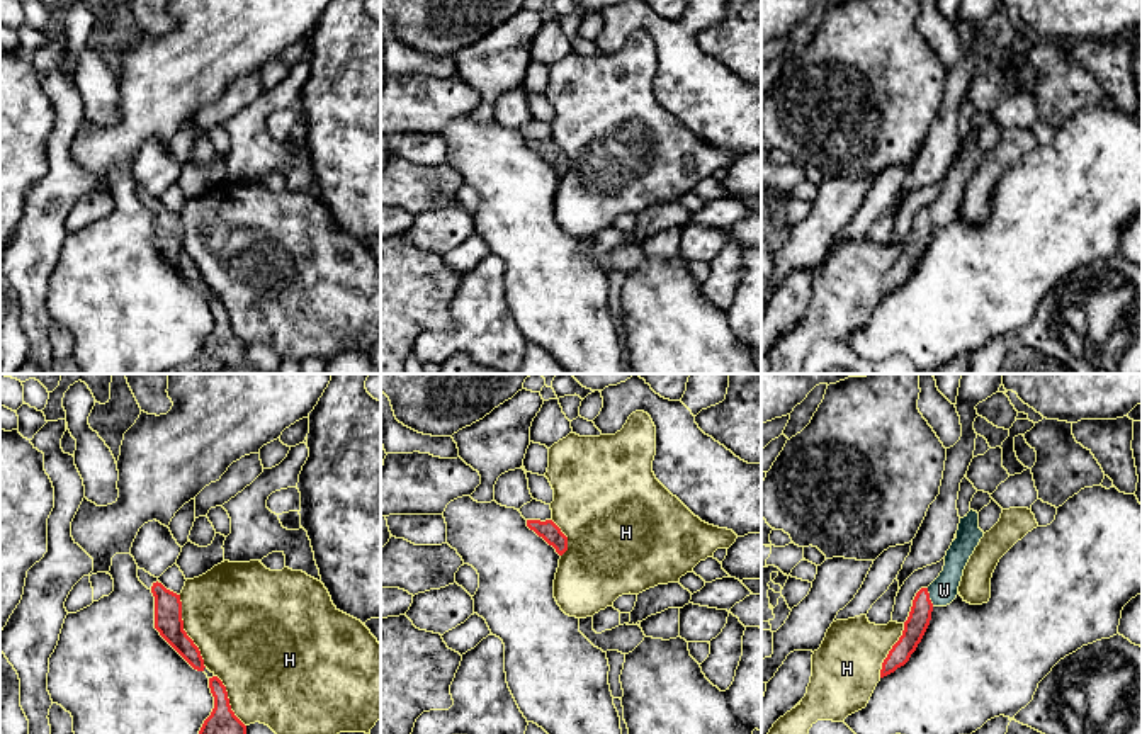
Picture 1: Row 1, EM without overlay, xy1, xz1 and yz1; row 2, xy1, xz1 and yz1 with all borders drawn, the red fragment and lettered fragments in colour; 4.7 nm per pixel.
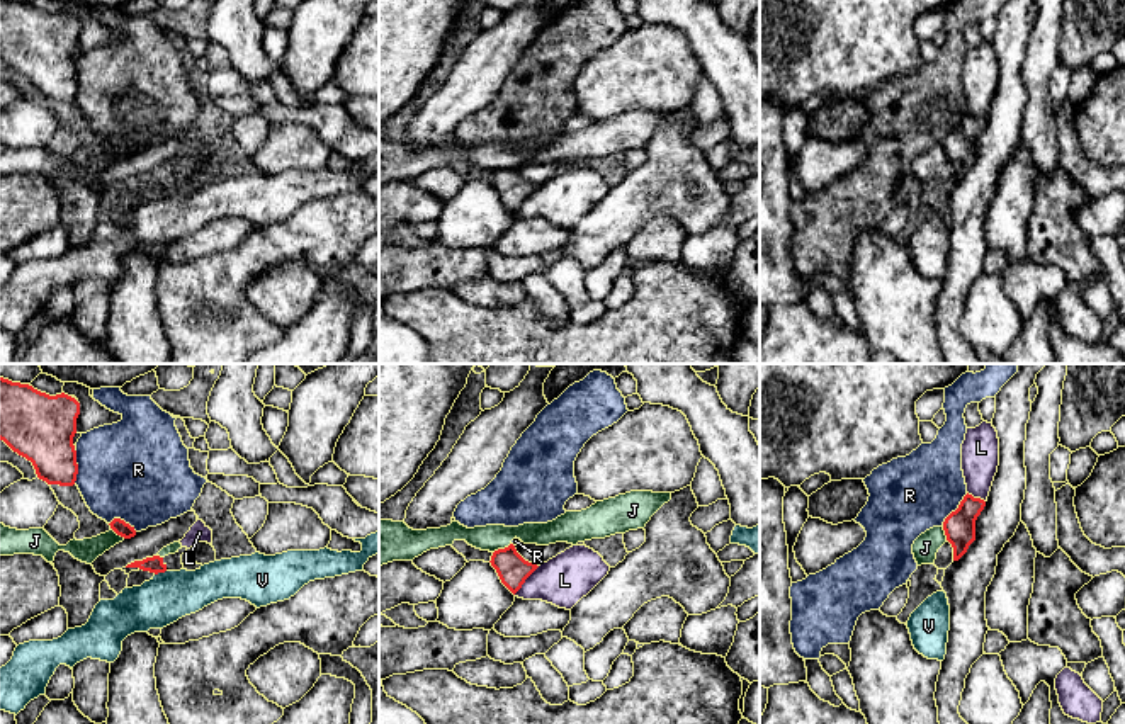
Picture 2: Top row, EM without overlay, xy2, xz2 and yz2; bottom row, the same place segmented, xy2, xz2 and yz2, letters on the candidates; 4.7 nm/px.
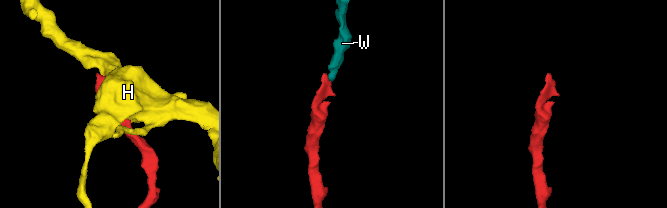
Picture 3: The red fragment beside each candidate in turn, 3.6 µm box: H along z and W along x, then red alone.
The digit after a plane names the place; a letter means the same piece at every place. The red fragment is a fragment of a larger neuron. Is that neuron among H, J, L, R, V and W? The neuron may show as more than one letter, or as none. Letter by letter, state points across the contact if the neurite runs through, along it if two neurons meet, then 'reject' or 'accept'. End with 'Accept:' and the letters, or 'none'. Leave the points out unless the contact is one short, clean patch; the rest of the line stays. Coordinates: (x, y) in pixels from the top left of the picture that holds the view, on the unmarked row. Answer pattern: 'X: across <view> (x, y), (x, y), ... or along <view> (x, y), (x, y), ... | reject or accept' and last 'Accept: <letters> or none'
H: reject
J: along xz2 (510, 162), (493, 172) | reject
L: reject
R: reject
V: along xy2 (165, 189), (155, 194) | reject
W: across yz1 (920, 235), (921, 225), (928, 216), (944, 209) | accept
Accept: W

